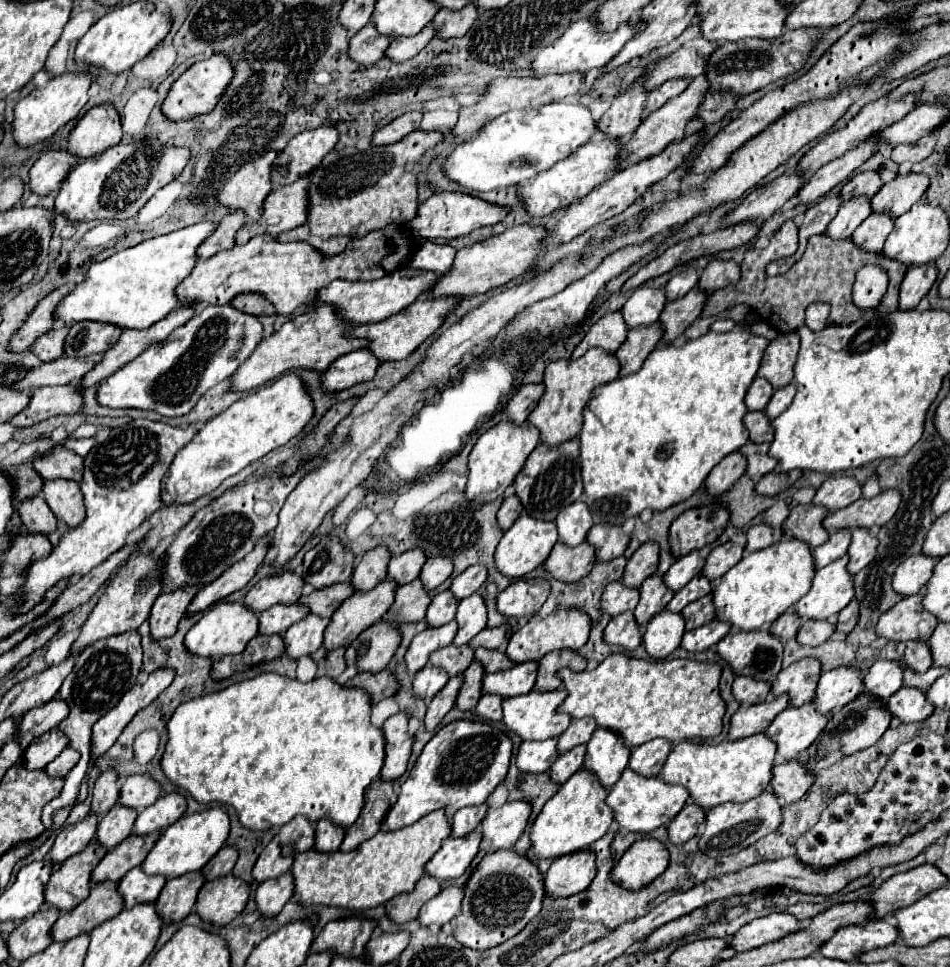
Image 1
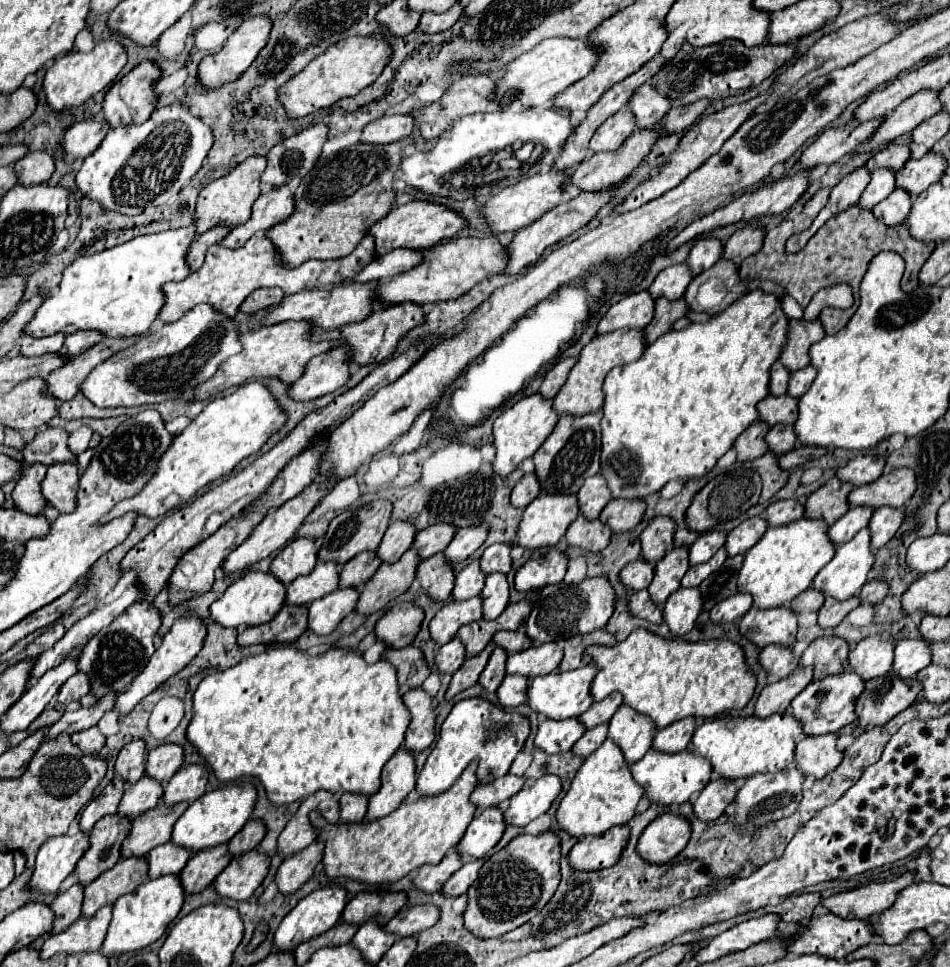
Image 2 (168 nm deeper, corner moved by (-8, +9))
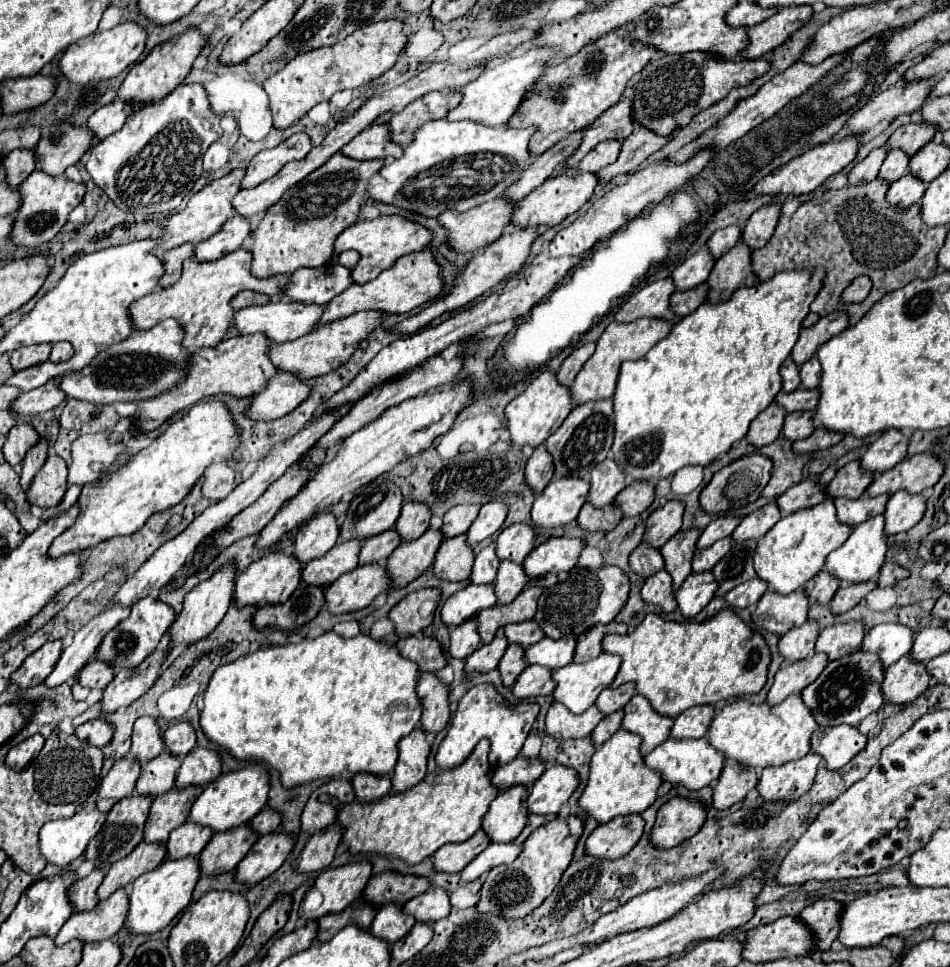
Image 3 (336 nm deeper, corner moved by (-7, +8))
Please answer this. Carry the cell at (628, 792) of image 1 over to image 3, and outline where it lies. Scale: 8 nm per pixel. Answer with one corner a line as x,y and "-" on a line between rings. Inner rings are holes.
706,737
702,739
666,739
662,745
658,745
650,755
646,755
646,765
660,771
664,781
670,781
674,785
684,785
690,791
698,791
706,785
712,785
724,767
726,757
716,751

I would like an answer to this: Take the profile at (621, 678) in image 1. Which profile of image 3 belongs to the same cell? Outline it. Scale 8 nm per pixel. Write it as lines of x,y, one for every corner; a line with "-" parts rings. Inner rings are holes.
722,609
702,623
678,623
650,613
632,633
624,637
606,635
602,649
622,657
620,671
610,687
636,681
636,691
648,697
658,713
668,717
678,717
694,705
758,693
766,683
770,663
764,637
752,631
732,609

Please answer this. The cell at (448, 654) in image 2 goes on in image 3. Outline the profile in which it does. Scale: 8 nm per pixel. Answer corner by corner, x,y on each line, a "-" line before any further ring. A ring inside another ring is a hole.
468,619
466,623
458,625
450,633
450,655
458,659
466,659
480,647
480,635
476,619

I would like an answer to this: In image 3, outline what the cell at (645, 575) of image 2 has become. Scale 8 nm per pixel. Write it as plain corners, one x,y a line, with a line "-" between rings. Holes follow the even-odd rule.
640,543
630,555
630,567
640,577
650,577
650,575
654,575
656,571
660,571
664,567
664,559
662,559
658,549
654,549
646,543

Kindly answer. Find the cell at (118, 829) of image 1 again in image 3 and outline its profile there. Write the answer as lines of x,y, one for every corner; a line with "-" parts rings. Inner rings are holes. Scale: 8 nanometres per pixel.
162,751
158,757
144,761
136,783
136,793
156,797
164,791
170,791
174,787
178,767
180,759
174,757
170,751

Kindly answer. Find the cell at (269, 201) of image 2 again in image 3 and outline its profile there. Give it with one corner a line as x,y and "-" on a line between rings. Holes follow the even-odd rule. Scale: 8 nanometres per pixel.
228,219
222,229
212,235
210,239
202,241
196,245
194,249
194,257
196,261
200,263
206,263
206,261
216,261
236,249
240,249
242,241
252,233
252,227
248,227
248,223
244,223
244,219

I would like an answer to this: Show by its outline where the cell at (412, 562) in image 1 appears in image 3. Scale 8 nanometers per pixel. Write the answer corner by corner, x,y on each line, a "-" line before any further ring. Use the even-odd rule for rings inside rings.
456,505
444,515
444,537
456,537
460,533
466,533
474,519
478,517
482,505

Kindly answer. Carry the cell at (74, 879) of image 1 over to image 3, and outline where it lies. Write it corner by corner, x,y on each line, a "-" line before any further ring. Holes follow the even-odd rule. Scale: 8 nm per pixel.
130,795
120,799
108,813
106,823
102,825
102,829
98,831
98,835
92,839
92,843
88,843
86,849
86,859
94,861
94,867
100,869
108,869
112,863
116,863
118,859
126,857
128,853
132,853
132,849
144,839
144,823
148,819
150,813
150,805
152,805
152,797
150,795

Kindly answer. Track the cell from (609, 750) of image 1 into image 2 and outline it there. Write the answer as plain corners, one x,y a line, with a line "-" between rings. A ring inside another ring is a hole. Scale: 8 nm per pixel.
621,706
609,722
607,738
611,738
621,748
625,762
631,766
651,748
655,732
657,730
649,718
629,710
629,706

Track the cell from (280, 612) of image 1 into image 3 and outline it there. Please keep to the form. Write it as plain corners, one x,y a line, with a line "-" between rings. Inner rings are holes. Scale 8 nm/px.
360,539
336,543
324,557
312,559
302,571
302,581
308,585
330,585
342,573
352,571
358,565
358,553
362,549

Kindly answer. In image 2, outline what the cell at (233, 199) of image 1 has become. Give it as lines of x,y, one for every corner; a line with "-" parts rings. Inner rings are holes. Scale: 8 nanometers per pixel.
249,156
247,160
243,160
231,174
209,182
199,198
197,198
197,232
203,234
205,230
209,230
211,226
217,224
227,224
227,226
239,226
243,222
247,222
251,218
251,206
257,200
257,196
261,194
261,174
265,172
267,166
267,158
265,156

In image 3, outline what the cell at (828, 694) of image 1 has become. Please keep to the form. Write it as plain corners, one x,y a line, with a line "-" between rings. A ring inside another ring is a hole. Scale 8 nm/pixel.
880,623
866,633
862,651
878,653
882,665
890,667
912,649
912,643
914,631
910,627
900,623

